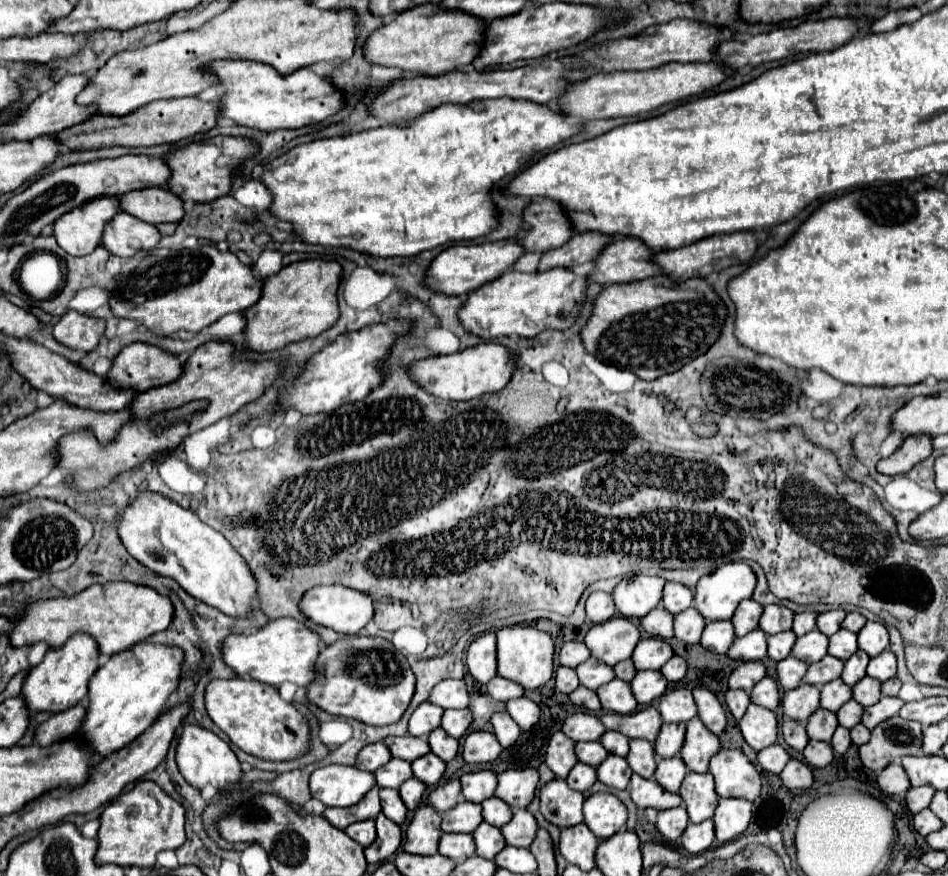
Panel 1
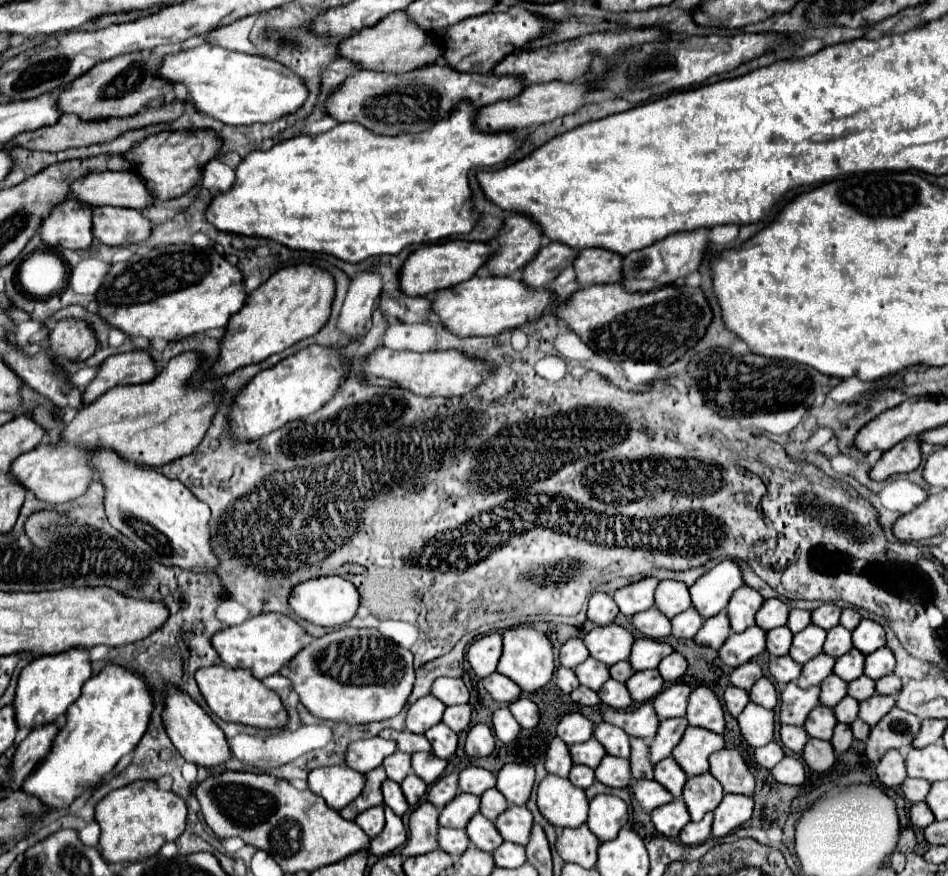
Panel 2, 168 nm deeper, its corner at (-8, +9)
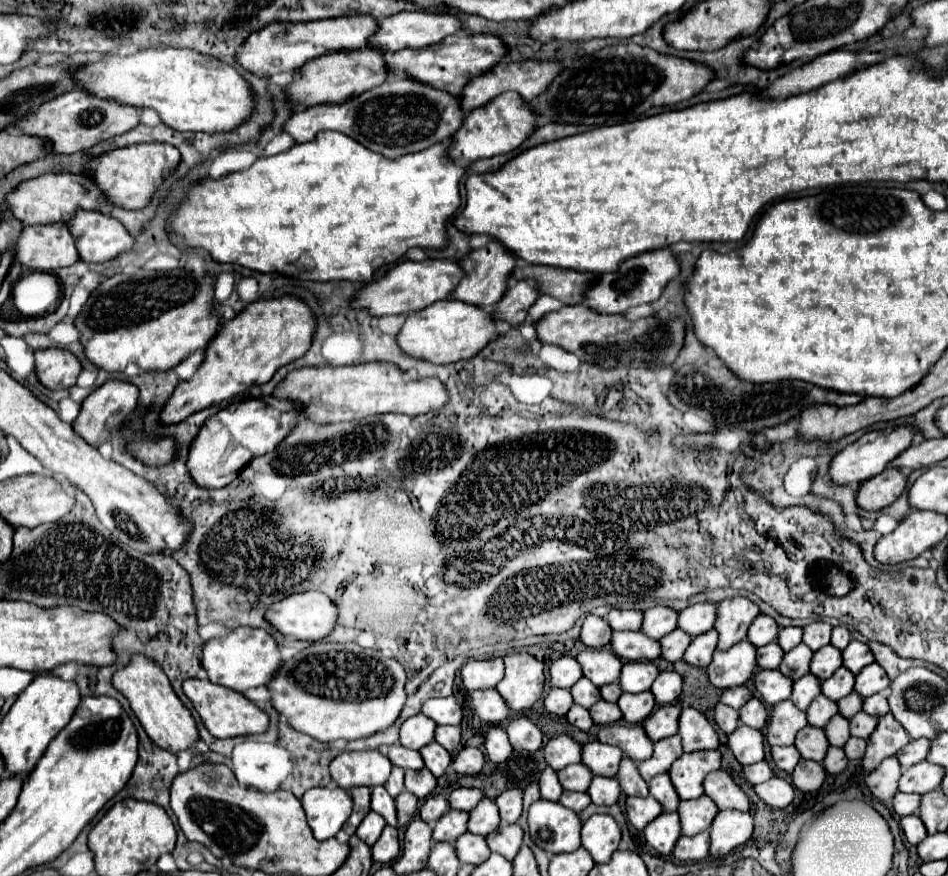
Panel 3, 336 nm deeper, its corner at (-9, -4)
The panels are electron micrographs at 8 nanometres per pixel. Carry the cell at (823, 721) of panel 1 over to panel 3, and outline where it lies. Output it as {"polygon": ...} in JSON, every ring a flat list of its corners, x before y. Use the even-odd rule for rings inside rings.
{"polygon":[[803,727,797,737,795,737,795,749,799,751,801,759,811,759,811,761,823,761,827,749,829,749,829,743,827,743,827,737,823,733,823,729,817,729,817,727]]}

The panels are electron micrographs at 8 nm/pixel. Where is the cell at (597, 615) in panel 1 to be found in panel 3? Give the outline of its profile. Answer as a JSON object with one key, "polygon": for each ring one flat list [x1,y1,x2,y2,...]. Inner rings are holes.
{"polygon":[[587,615,581,627,581,635,579,639,583,641,583,645,591,647,591,649,603,649,609,645,611,641,611,627,607,625,605,619,595,617,595,615]]}

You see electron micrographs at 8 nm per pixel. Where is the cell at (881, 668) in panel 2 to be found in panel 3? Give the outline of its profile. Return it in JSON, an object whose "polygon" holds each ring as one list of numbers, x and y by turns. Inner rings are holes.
{"polygon":[[873,663,861,669,861,673,857,673,853,691,857,691,861,697,871,697,883,691,885,687,889,687,889,677,887,673,883,673,883,669,877,663]]}

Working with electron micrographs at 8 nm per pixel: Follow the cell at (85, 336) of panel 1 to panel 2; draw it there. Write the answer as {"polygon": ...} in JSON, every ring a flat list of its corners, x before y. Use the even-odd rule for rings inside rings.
{"polygon":[[62,318,50,332,52,356,66,356,68,360,86,360,98,348,94,328,78,318]]}

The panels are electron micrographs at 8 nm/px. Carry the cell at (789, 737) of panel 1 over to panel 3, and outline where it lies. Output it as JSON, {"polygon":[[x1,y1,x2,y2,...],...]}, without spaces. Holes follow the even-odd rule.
{"polygon":[[793,745,791,747,773,747,771,757,773,757,773,763,785,773,791,773,795,769,795,765,799,763,799,759,801,759]]}

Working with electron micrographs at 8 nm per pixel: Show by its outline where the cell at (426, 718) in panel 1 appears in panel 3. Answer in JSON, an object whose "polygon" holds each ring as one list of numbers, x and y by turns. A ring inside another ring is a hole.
{"polygon":[[423,713,409,717,399,731,399,741,407,749,421,749,433,741,433,731,435,731,435,721,427,719]]}

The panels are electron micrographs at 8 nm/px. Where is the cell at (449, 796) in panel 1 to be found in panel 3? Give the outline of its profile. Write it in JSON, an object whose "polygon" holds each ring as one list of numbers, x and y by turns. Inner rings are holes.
{"polygon":[[431,795,425,799,425,803,419,807,419,817,433,825,441,815,445,815,449,811,449,803,445,795]]}

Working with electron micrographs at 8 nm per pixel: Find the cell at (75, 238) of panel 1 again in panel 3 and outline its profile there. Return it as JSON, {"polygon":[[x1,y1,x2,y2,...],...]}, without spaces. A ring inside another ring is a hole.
{"polygon":[[67,223,25,227,15,245,15,259,33,271,53,273,79,261]]}

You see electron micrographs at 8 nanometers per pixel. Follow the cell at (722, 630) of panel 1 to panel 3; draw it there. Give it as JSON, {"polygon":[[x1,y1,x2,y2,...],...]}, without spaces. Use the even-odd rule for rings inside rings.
{"polygon":[[711,629,707,633,701,633,697,635,691,645,687,647,685,655,683,655,683,661,687,661,689,665,695,665,695,667,707,667,711,663,711,655,717,647,717,633]]}

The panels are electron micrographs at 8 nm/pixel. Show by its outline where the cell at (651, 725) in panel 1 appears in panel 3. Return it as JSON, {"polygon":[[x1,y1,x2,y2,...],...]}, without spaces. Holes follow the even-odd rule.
{"polygon":[[625,723,605,725,599,729,597,739,601,743,619,747,625,757,629,757,637,763,649,759,653,753,653,743,649,741,649,737,643,731,643,725,639,725,639,723,637,725,625,725]]}

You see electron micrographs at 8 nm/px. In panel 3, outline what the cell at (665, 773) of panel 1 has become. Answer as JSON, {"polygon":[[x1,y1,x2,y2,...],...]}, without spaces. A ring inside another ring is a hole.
{"polygon":[[667,773,657,775,653,781,649,781,649,793,663,805,665,811,677,811,679,797,677,797]]}

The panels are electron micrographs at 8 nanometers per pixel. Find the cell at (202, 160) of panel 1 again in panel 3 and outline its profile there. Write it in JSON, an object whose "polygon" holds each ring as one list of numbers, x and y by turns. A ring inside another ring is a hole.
{"polygon":[[139,143,131,147,111,149,97,157,91,157,87,163,87,173,95,179,101,193,113,207,121,209,143,209,155,189,163,183,163,179,177,167,179,151,173,145,163,143]]}

